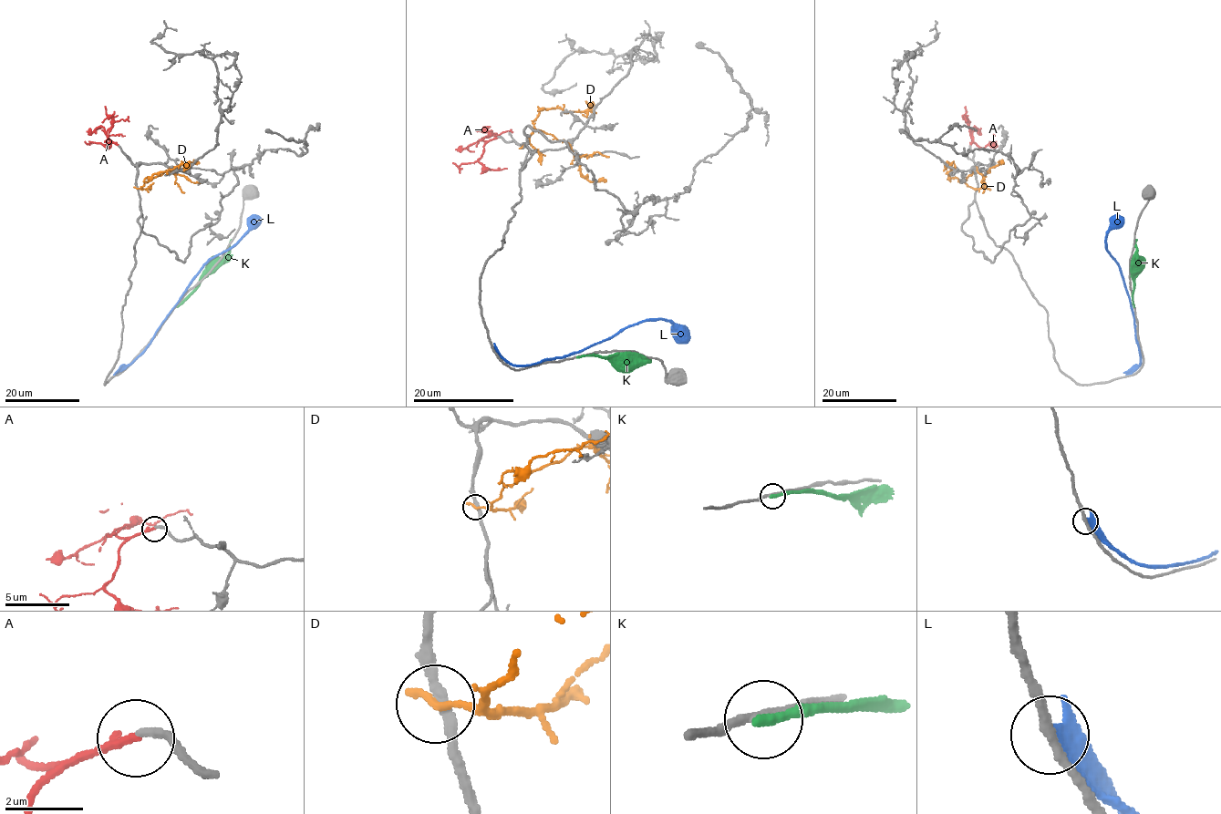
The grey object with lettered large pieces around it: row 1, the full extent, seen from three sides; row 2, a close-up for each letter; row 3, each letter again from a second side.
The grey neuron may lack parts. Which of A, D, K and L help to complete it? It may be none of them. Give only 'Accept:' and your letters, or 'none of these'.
Accept: A

